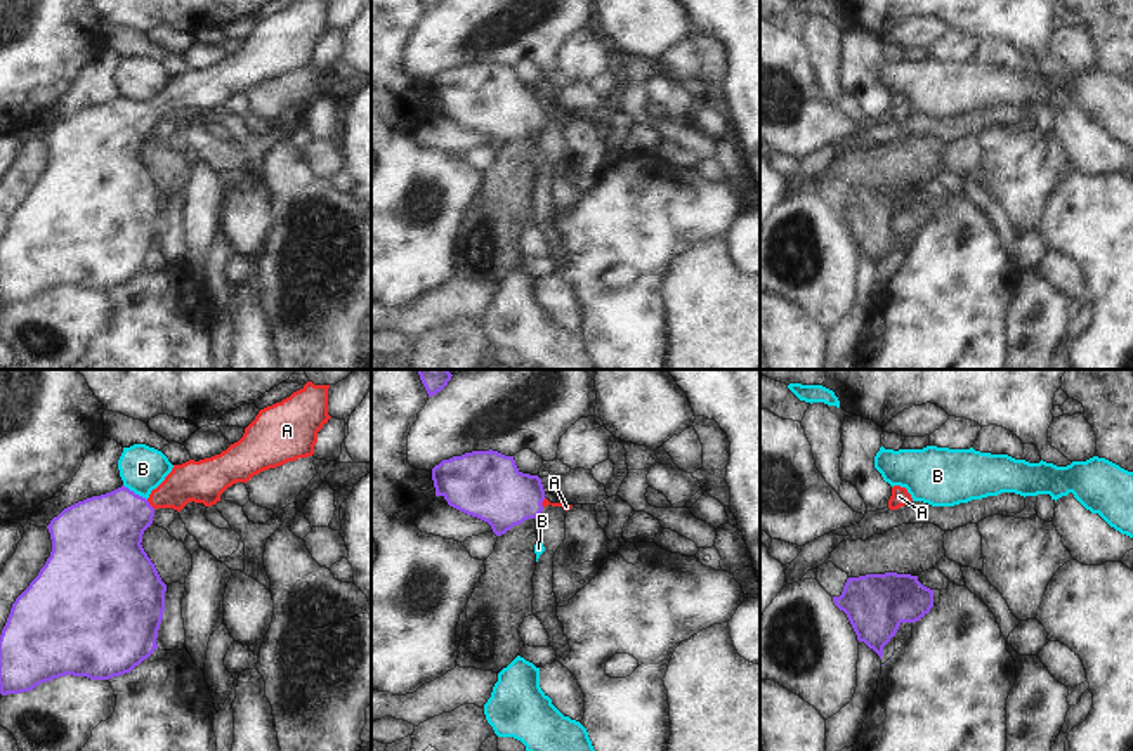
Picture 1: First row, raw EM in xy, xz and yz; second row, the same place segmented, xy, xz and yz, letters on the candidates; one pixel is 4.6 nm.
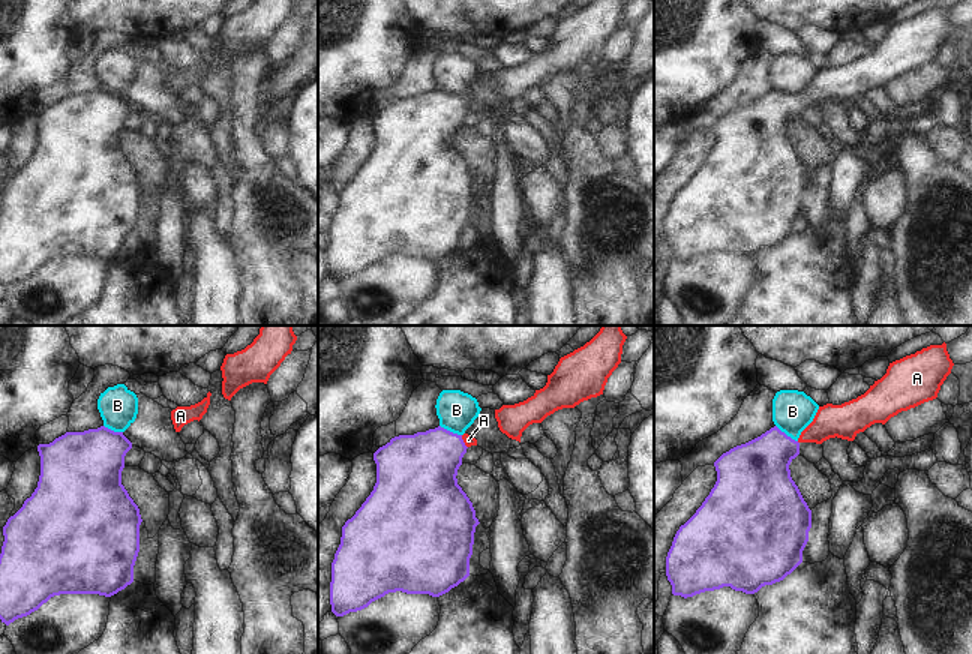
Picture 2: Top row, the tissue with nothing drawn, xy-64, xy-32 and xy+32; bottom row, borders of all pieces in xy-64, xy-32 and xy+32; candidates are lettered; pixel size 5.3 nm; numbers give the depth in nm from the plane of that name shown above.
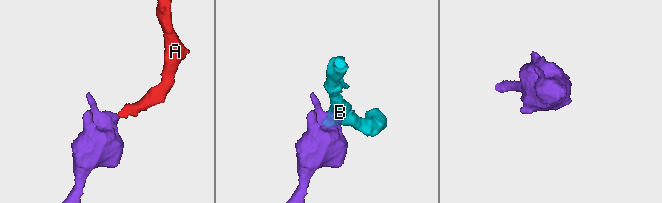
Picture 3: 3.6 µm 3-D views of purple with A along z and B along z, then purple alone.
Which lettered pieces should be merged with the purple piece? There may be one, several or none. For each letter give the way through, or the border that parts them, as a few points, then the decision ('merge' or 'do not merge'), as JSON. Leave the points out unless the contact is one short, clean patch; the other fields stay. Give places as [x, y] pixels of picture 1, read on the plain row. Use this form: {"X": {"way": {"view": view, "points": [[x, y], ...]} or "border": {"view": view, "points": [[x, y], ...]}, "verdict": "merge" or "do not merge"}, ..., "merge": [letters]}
{"A": {"way": {"view": "xy", "points": [[104, 144], [122, 127], [150, 117], [193, 92]]}, "verdict": "merge"}, "B": {"border": {"view": "xy", "points": [[124, 96], [146, 111]]}, "verdict": "do not merge"}, "merge": ["A"]}

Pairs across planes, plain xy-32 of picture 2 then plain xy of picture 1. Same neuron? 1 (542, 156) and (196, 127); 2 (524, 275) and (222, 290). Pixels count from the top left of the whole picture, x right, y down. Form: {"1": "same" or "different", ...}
{"1": "same", "2": "same"}

